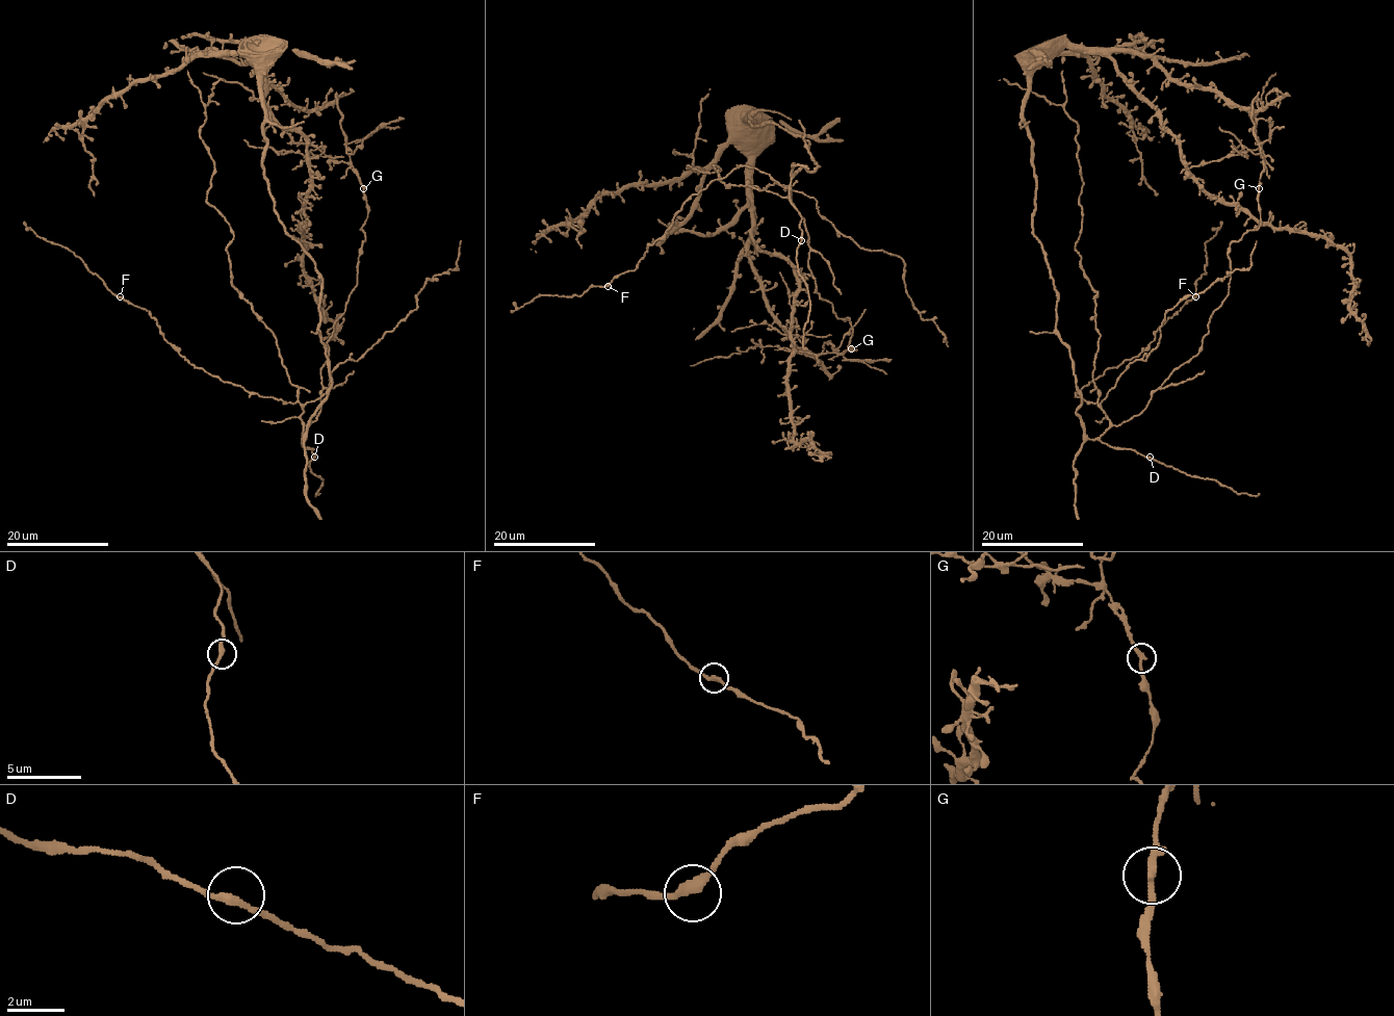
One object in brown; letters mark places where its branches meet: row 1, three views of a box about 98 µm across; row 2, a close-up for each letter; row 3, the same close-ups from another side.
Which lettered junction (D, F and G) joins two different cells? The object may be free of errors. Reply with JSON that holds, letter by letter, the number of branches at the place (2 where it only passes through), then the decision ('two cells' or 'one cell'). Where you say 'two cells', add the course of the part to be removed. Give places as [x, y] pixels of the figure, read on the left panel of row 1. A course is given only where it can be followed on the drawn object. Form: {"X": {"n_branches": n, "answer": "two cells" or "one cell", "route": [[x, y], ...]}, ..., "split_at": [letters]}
{"D": {"n_branches": 2, "answer": "one cell"}, "F": {"n_branches": 2, "answer": "one cell"}, "G": {"n_branches": 2, "answer": "two cells", "route": [[364, 188], [359, 173], [351, 165], [333, 161], [311, 145], [297, 144], [263, 103], [241, 85], [203, 72]]}, "split_at": ["G"]}

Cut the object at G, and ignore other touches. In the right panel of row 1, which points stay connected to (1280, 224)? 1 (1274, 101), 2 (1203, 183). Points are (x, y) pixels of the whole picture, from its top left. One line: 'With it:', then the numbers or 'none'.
With it: 1, 2

